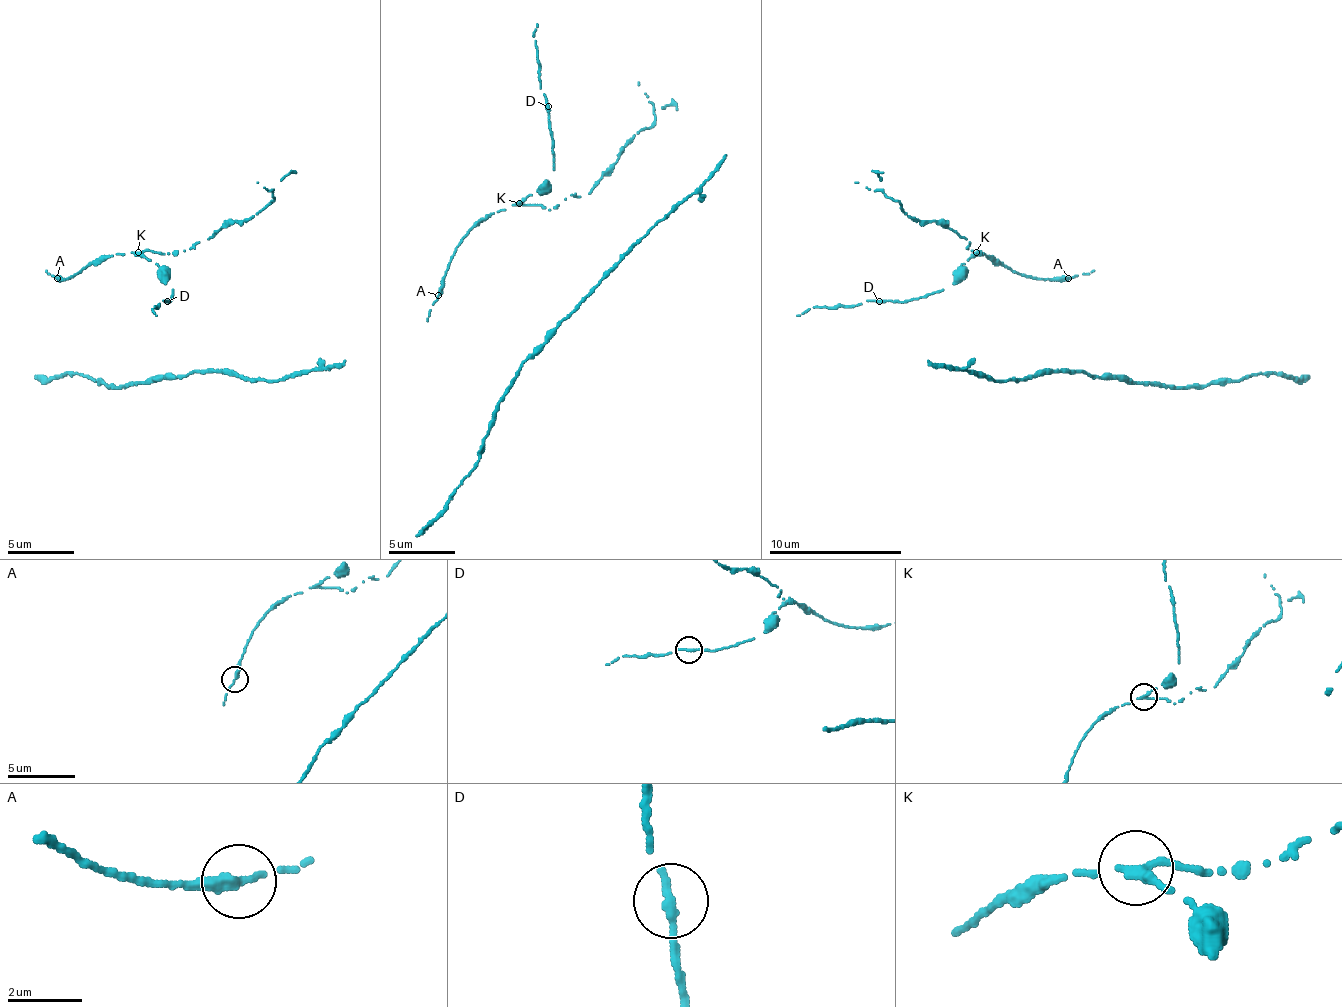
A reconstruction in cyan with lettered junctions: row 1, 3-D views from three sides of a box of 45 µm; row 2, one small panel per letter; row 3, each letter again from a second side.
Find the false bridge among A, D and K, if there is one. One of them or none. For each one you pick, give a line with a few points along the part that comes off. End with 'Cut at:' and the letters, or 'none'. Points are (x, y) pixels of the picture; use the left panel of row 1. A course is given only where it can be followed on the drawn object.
Cut at: K

